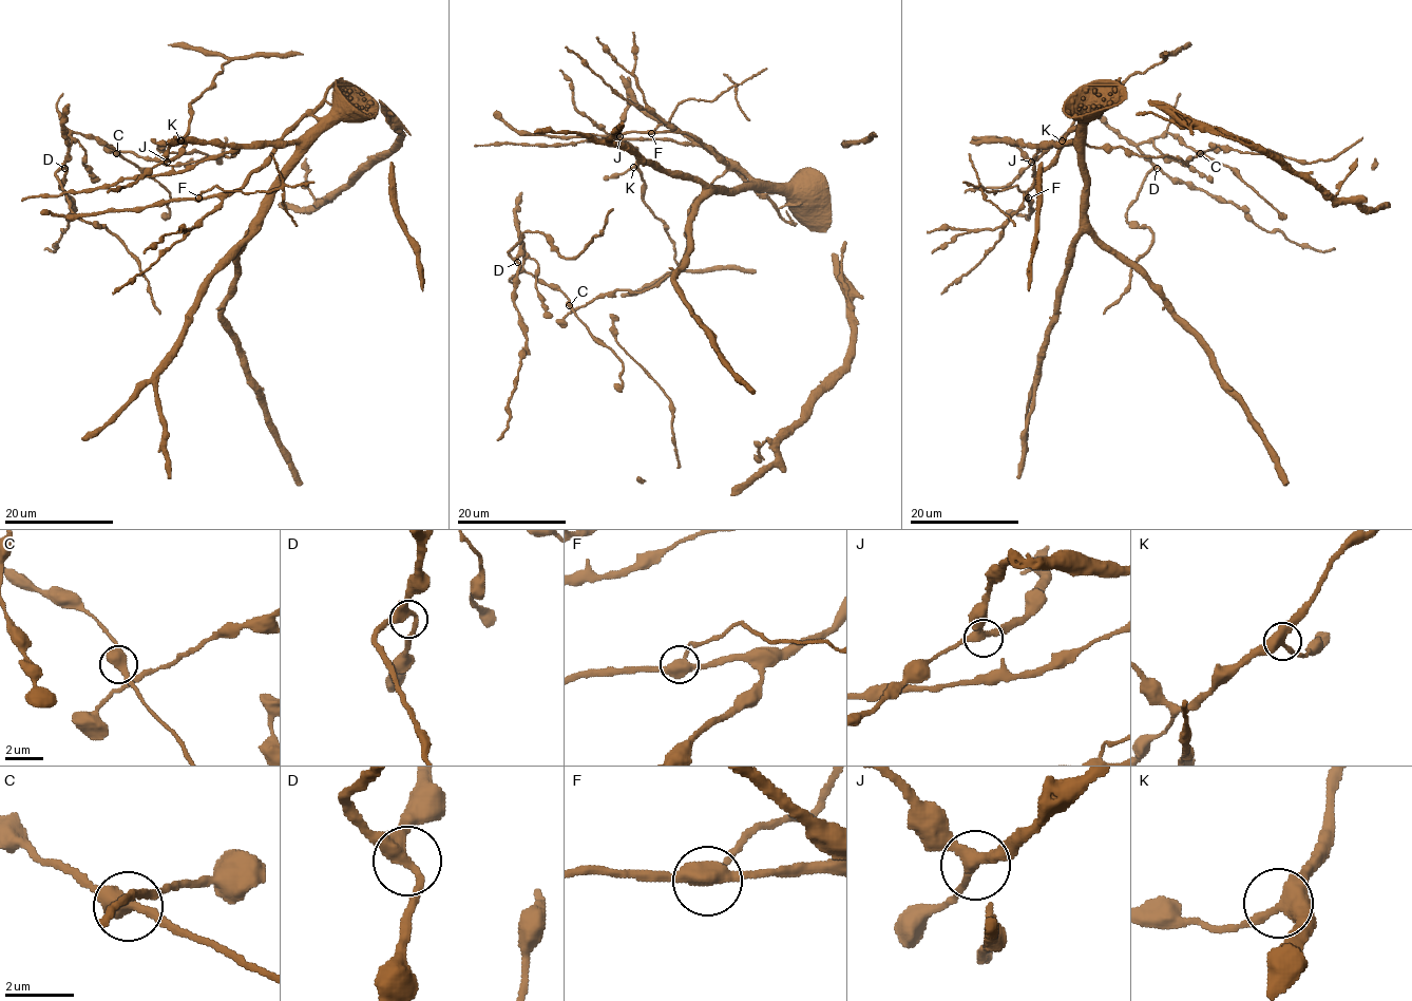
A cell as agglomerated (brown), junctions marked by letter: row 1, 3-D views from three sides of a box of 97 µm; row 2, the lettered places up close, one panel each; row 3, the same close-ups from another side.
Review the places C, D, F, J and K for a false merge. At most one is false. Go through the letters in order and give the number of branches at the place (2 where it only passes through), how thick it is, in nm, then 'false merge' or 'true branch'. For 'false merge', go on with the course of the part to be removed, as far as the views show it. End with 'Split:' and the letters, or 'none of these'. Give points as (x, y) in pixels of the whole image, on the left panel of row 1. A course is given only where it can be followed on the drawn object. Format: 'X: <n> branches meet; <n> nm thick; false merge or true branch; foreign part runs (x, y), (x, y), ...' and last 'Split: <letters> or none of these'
C: 3 branches meet; 400 nm thick; true branch
D: 3 branches meet; 360 nm thick; true branch
F: 3 branches meet; 420 nm thick; false merge; foreign part runs (198, 196), (214, 186), (228, 191), (281, 189), (284, 208), (297, 225)
J: 3 branches meet; 320 nm thick; true branch
K: 3 branches meet; 360 nm thick; true branch
Split: F

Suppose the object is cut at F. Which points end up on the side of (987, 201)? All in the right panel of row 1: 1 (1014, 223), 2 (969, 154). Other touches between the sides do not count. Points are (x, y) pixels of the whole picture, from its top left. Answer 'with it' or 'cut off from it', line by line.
1: with it
2: with it

